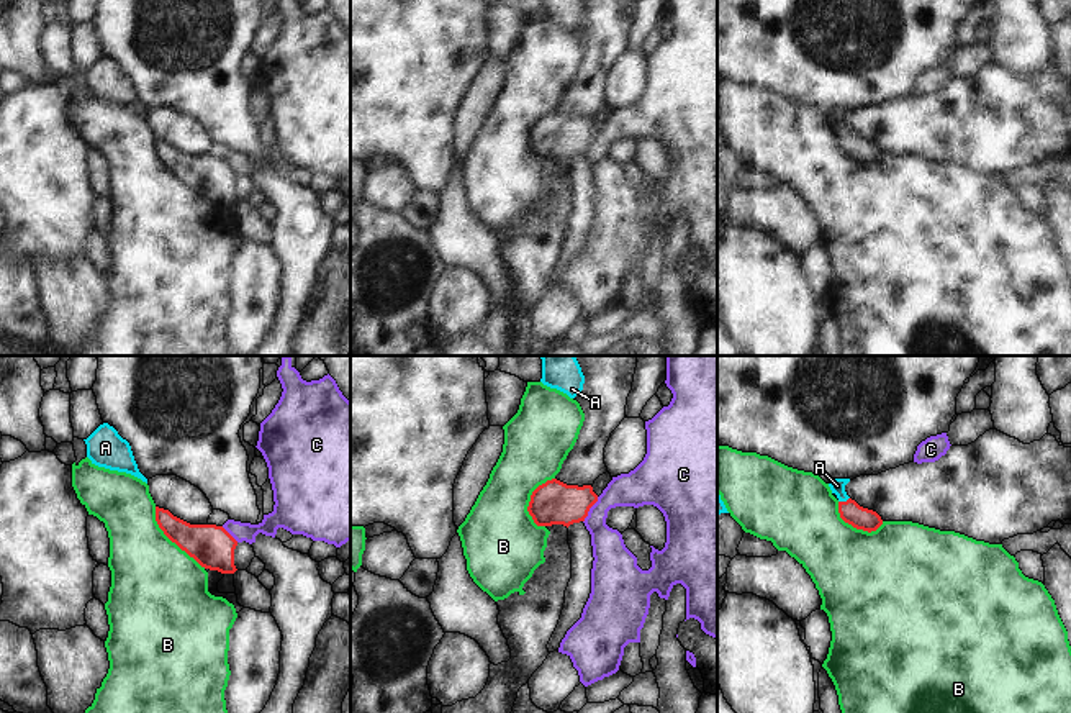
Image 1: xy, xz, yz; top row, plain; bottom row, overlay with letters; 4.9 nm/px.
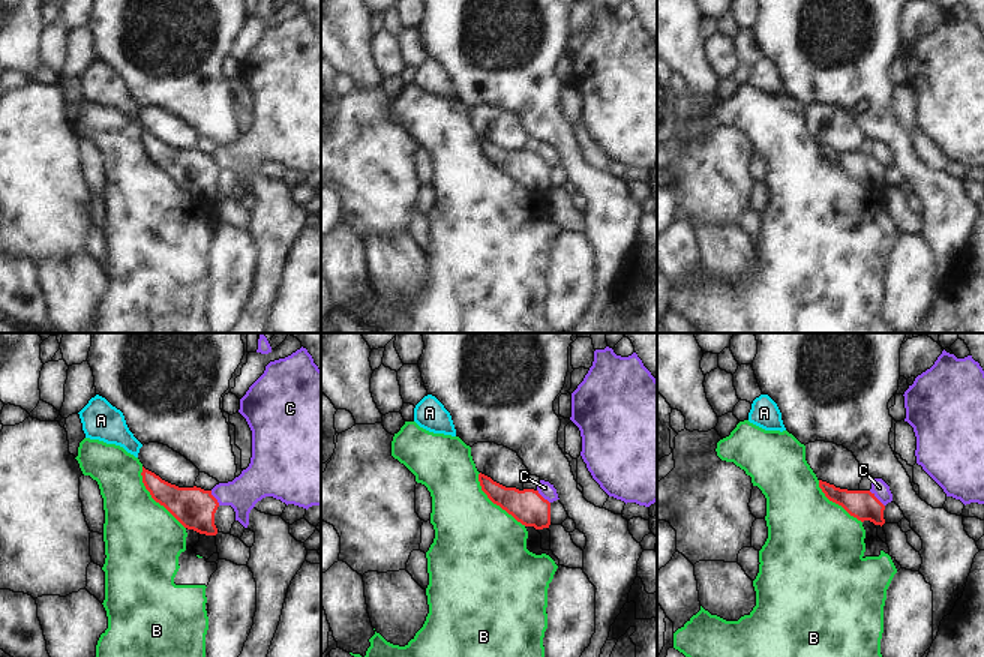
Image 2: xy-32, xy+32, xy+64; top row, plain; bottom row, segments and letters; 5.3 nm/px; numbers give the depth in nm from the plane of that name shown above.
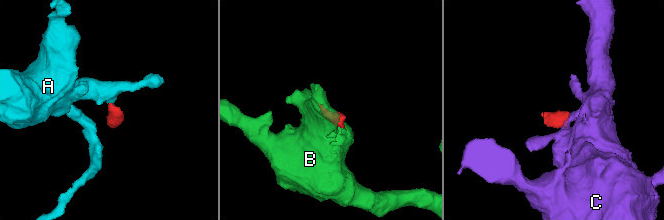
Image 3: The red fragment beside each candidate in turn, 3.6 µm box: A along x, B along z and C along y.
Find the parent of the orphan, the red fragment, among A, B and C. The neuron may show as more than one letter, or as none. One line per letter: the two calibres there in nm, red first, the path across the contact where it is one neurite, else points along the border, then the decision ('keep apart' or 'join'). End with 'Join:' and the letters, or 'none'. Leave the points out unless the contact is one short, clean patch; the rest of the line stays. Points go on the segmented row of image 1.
A: calibres 110 and 80 nm; way yz (850, 512), (844, 502), (837, 485); join
B: calibres 220 and 460 nm; keep apart
C: calibres 220 and 170 nm; border xz (598, 497), (583, 522); keep apart
Join: A

